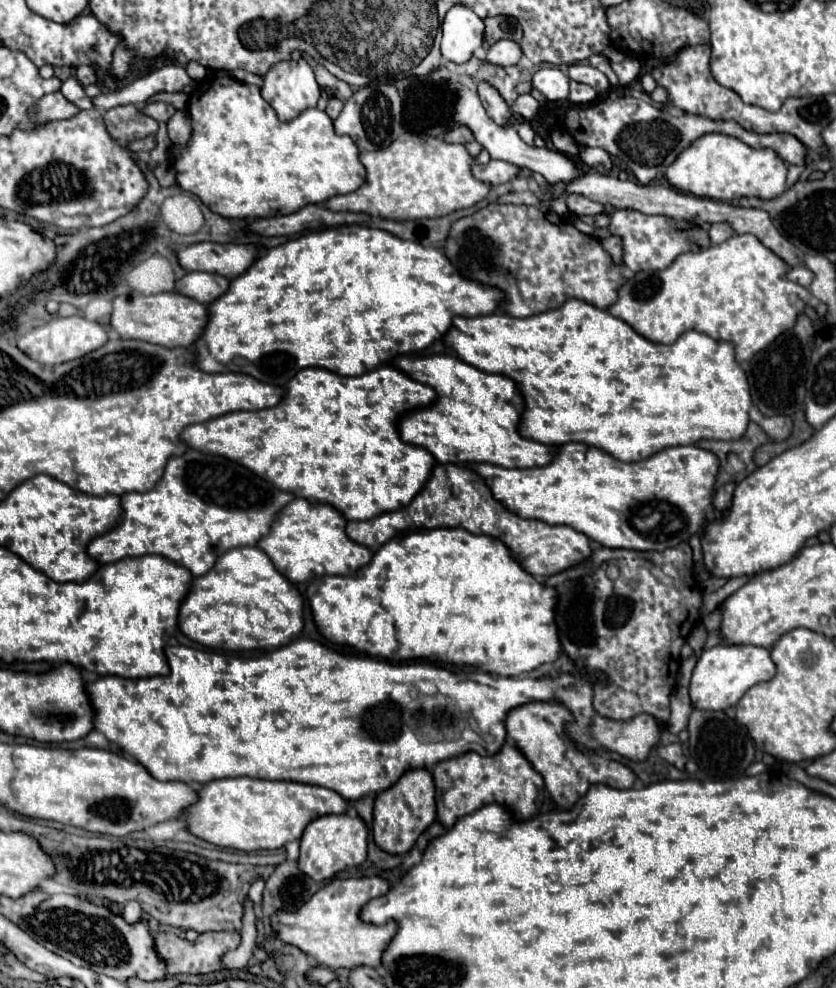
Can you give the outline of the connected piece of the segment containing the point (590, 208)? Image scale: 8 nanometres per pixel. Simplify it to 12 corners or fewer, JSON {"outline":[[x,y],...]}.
{"outline":[[577,193],[567,195],[569,211],[597,215],[605,205]]}

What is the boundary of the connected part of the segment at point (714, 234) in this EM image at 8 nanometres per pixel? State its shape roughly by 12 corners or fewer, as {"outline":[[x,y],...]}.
{"outline":[[713,223],[709,237],[713,243],[723,243],[733,235],[729,223]]}

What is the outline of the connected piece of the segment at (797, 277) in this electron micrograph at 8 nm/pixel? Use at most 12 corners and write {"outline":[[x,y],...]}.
{"outline":[[789,267],[787,279],[809,287],[815,279],[807,267]]}

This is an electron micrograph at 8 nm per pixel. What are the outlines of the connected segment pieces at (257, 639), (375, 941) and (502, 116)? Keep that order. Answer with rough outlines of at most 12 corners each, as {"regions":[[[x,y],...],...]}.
{"regions":[[[259,547],[197,577],[181,631],[211,649],[283,647],[303,597]],[[383,877],[335,879],[279,939],[331,969],[379,967],[397,921],[359,913],[391,889]],[[477,83],[477,95],[487,115],[509,125],[511,109],[499,91],[487,83]]]}

